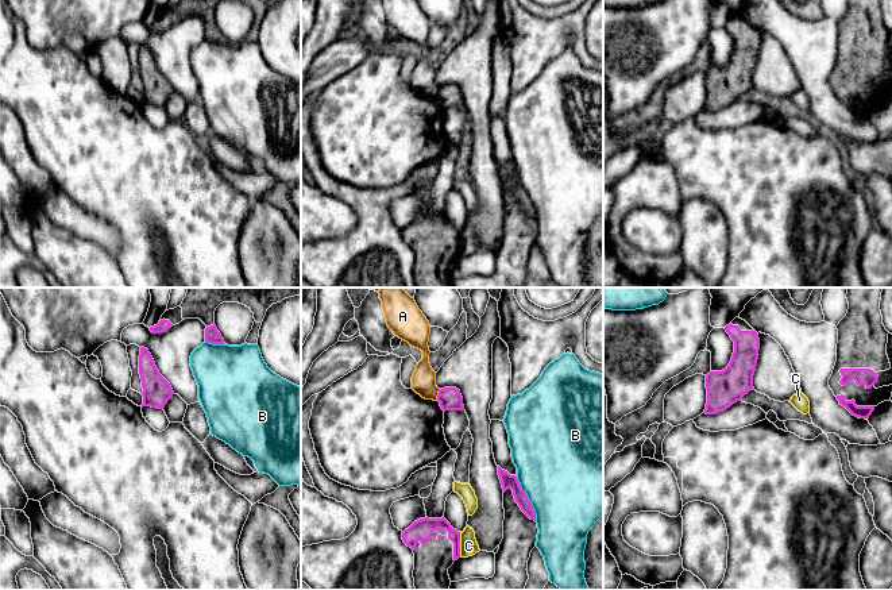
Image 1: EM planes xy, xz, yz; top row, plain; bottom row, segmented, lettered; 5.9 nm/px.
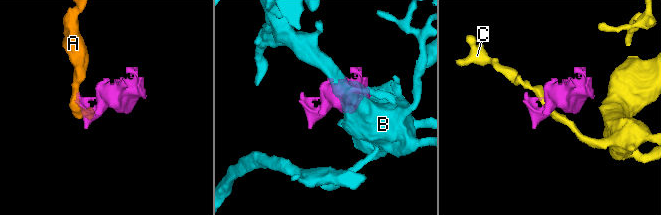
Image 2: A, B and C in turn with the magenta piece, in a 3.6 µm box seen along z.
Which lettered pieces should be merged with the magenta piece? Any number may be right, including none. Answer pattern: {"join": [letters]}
{"join": []}

